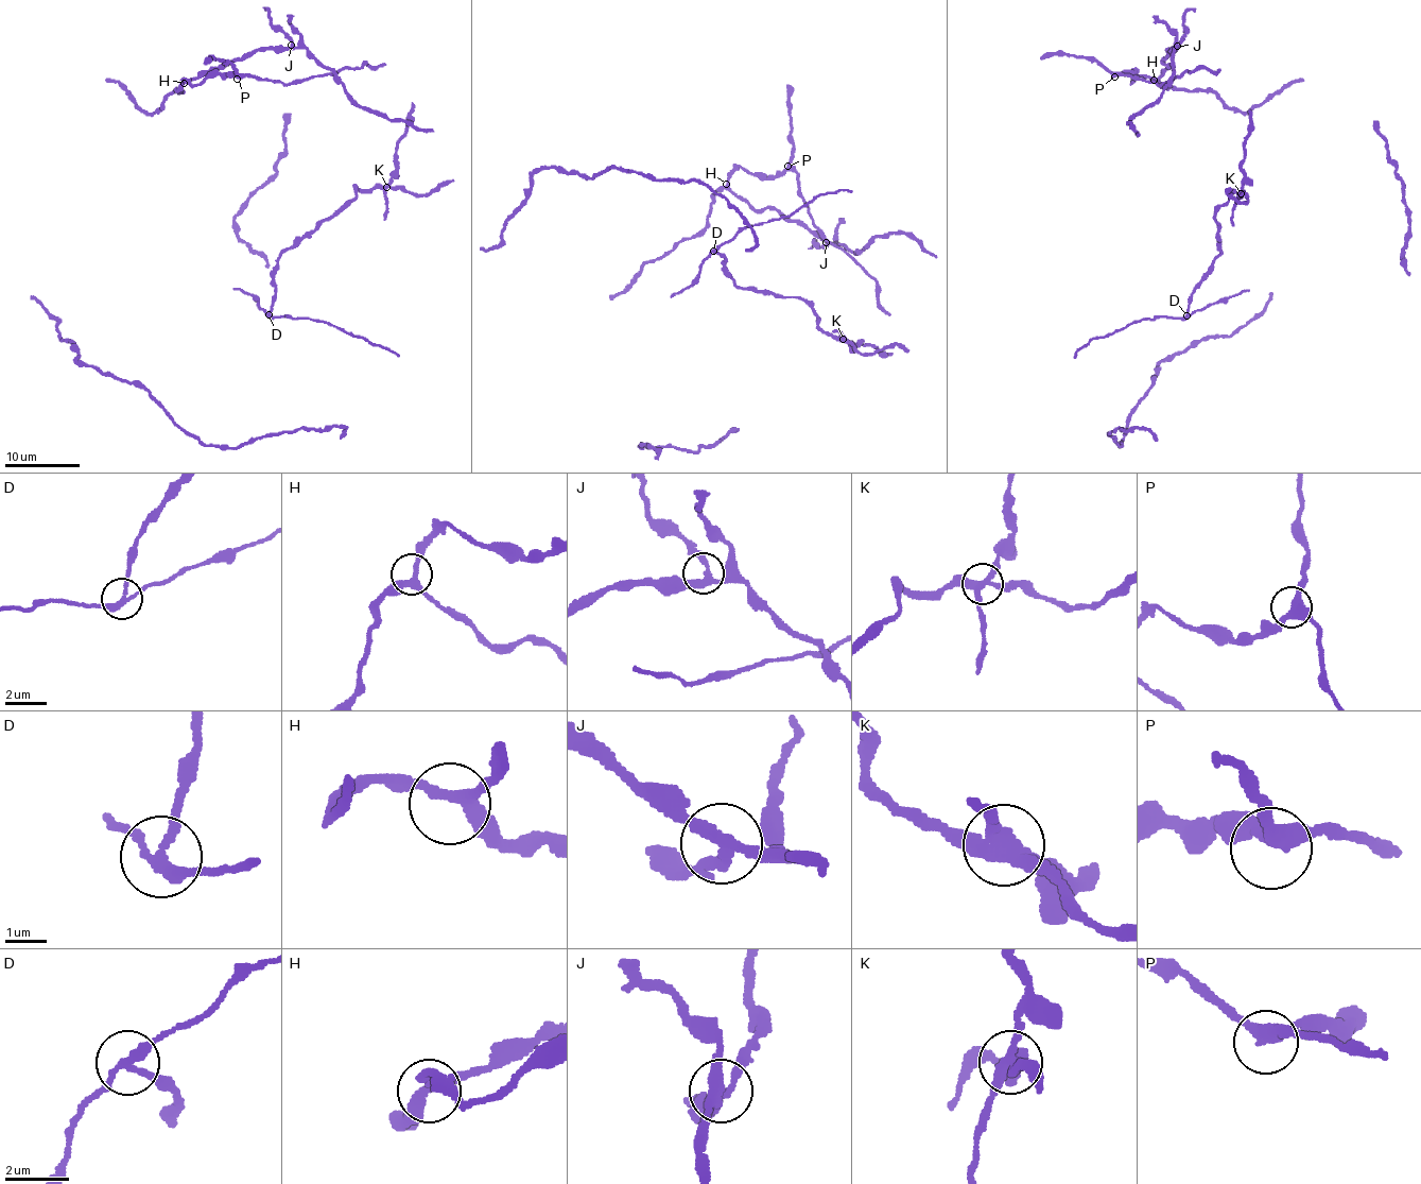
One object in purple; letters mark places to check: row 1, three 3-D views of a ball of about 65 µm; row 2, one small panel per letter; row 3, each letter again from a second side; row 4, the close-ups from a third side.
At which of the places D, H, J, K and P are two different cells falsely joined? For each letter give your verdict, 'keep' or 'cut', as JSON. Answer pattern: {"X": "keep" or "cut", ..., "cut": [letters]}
{"D": "cut", "H": "keep", "J": "keep", "K": "cut", "P": "keep", "cut": ["D", "K"]}

